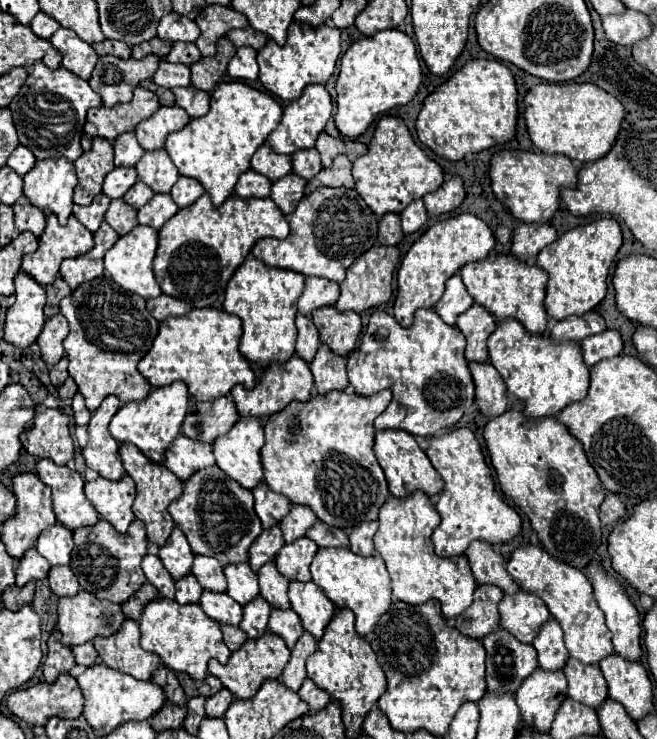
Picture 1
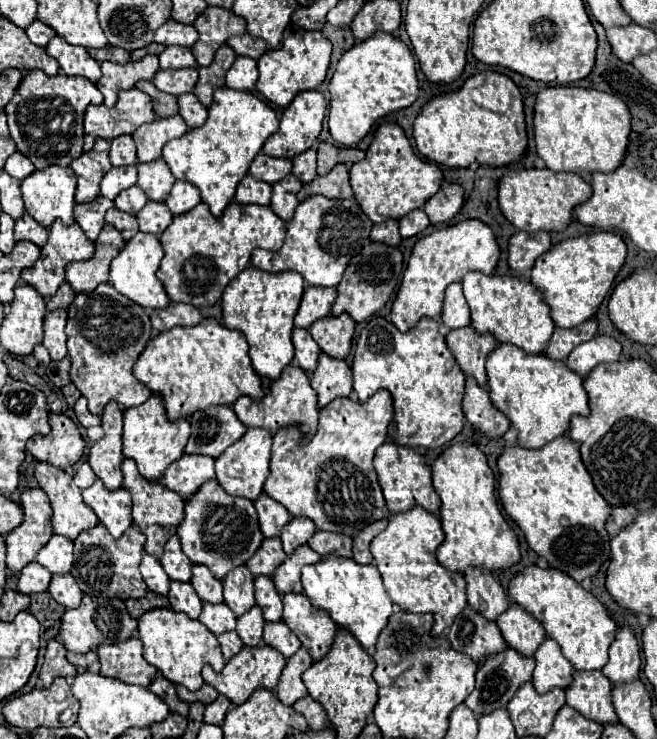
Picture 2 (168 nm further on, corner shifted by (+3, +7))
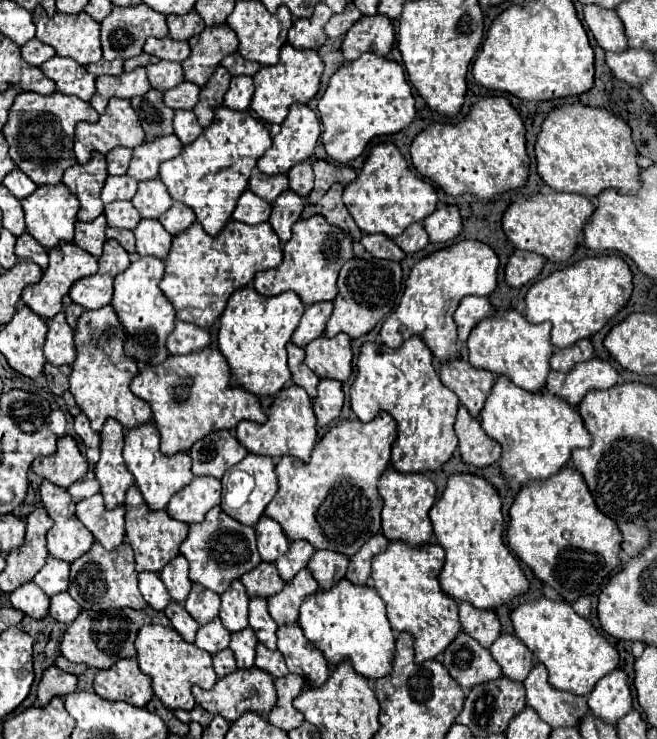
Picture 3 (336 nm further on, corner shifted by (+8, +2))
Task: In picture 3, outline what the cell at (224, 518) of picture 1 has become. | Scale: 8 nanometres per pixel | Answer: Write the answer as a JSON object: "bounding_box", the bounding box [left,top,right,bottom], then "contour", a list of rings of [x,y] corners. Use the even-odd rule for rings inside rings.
{"bounding_box":[179,506,261,594],"contour":[[[213,506],[203,522],[189,524],[189,534],[179,550],[189,560],[189,578],[217,594],[223,594],[233,578],[241,578],[261,562],[255,546],[255,530],[225,516],[219,506]]]}

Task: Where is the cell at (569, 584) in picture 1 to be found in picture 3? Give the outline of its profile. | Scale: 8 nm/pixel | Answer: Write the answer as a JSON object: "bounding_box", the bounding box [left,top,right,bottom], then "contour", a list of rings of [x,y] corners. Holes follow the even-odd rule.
{"bounding_box":[509,596,619,696],"contour":[[[541,596],[519,604],[509,616],[515,626],[515,634],[535,654],[535,662],[547,666],[549,682],[559,690],[585,696],[605,674],[619,666],[619,654],[611,642],[601,636],[587,618],[579,616],[567,600],[551,600]]]}

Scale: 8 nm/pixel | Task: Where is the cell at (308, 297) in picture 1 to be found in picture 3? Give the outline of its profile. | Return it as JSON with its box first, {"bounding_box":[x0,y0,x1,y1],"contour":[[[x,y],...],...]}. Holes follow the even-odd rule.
{"bounding_box":[293,302,333,346],"contour":[[[315,302],[315,304],[309,304],[305,306],[305,312],[301,316],[301,322],[297,326],[297,330],[293,332],[293,342],[297,346],[307,346],[311,340],[319,338],[325,330],[325,324],[327,324],[327,318],[333,310],[333,304],[331,302]]]}

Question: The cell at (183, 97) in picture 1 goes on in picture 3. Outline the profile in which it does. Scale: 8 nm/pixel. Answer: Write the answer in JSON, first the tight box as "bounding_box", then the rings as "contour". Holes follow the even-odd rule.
{"bounding_box":[173,110,203,144],"contour":[[[175,110],[173,128],[175,128],[175,136],[183,144],[191,144],[203,132],[201,124],[197,122],[197,118],[195,118],[195,114],[191,110]]]}

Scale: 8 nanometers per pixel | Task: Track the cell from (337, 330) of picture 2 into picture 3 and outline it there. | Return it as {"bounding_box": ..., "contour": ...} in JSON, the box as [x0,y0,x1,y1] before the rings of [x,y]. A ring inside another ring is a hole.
{"bounding_box":[305,334,351,382],"contour":[[[337,334],[333,338],[321,336],[309,346],[305,346],[305,364],[319,378],[335,378],[345,382],[351,376],[351,338],[347,334]]]}

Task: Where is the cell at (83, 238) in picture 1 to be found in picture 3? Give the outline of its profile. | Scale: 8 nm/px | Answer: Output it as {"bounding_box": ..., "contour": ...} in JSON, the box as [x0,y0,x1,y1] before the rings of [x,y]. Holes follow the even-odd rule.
{"bounding_box":[21,242,97,318],"contour":[[[61,242],[61,246],[57,248],[51,248],[49,250],[49,266],[47,270],[43,272],[41,280],[31,284],[31,286],[25,286],[21,298],[23,302],[35,312],[39,314],[41,318],[51,318],[53,314],[61,312],[61,298],[69,292],[71,284],[83,276],[89,276],[89,274],[95,274],[97,272],[97,258],[87,254],[85,250],[81,250],[77,244],[73,242]]]}

